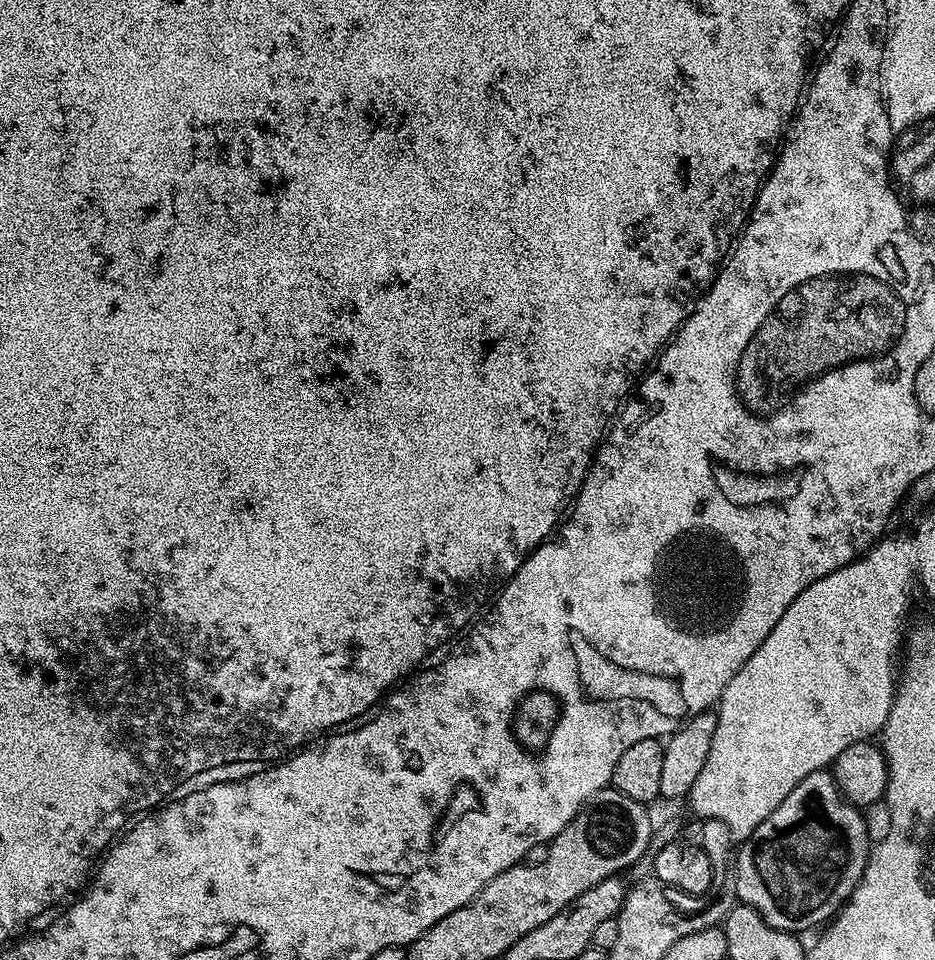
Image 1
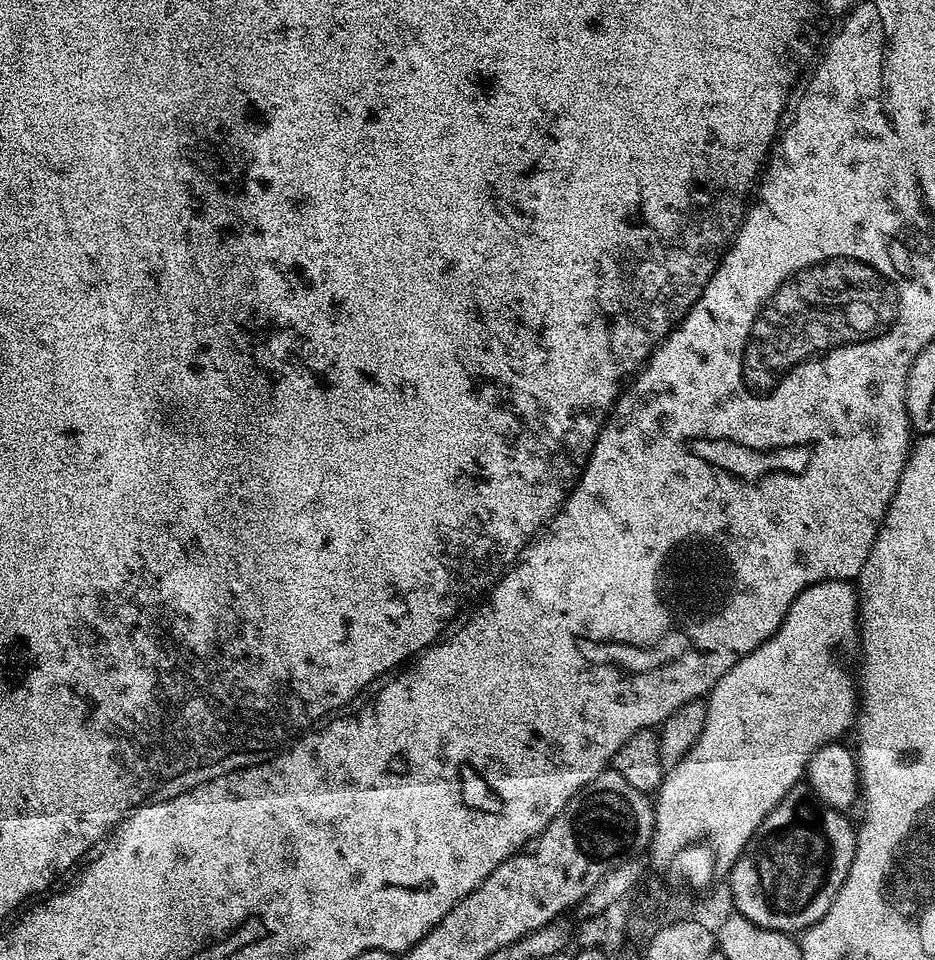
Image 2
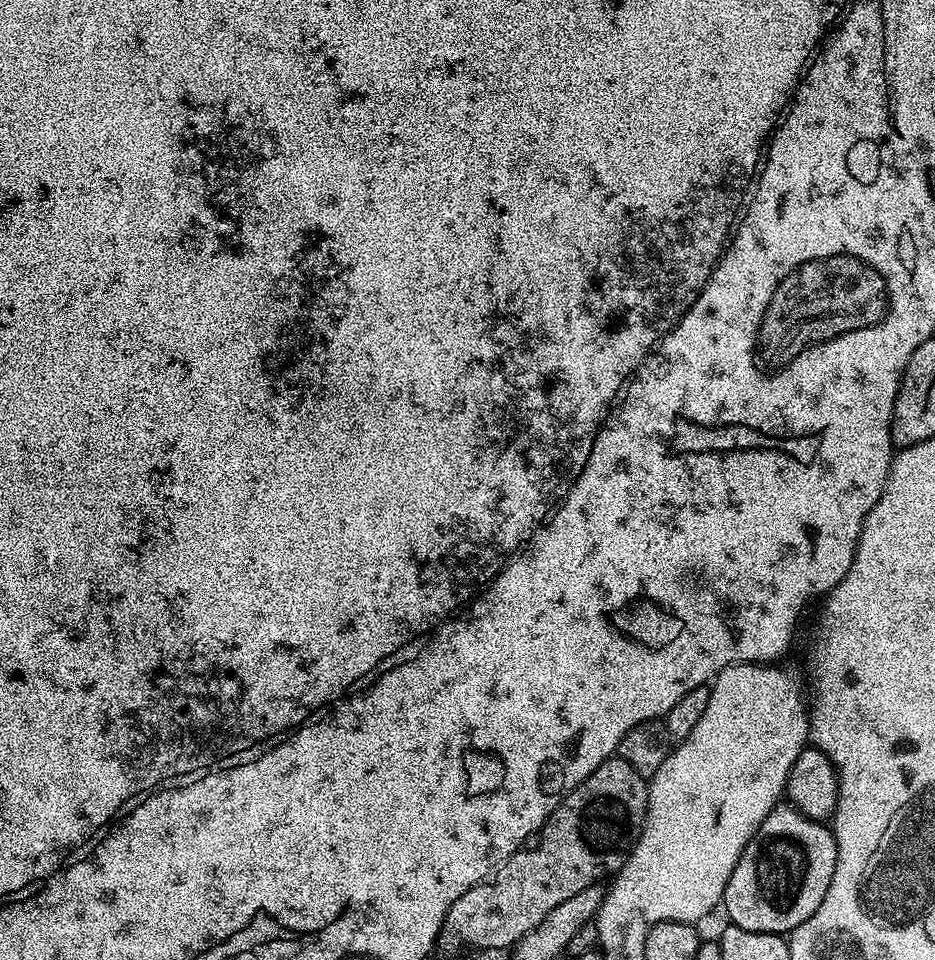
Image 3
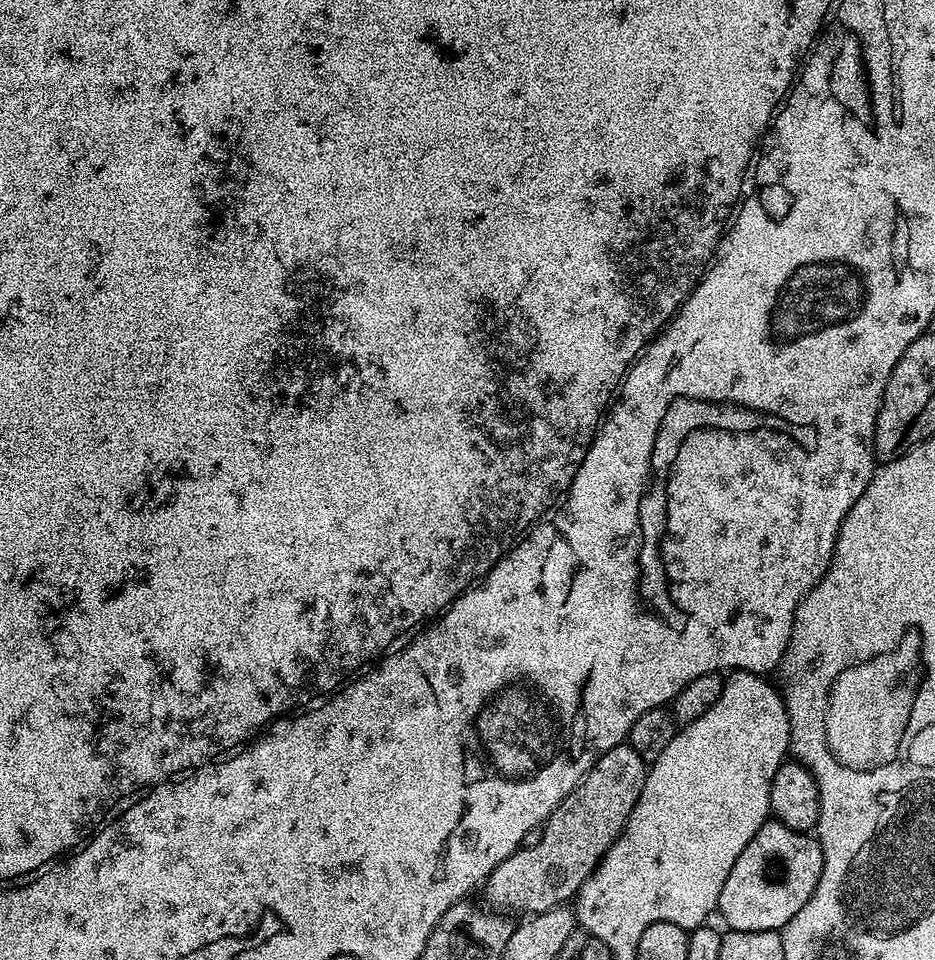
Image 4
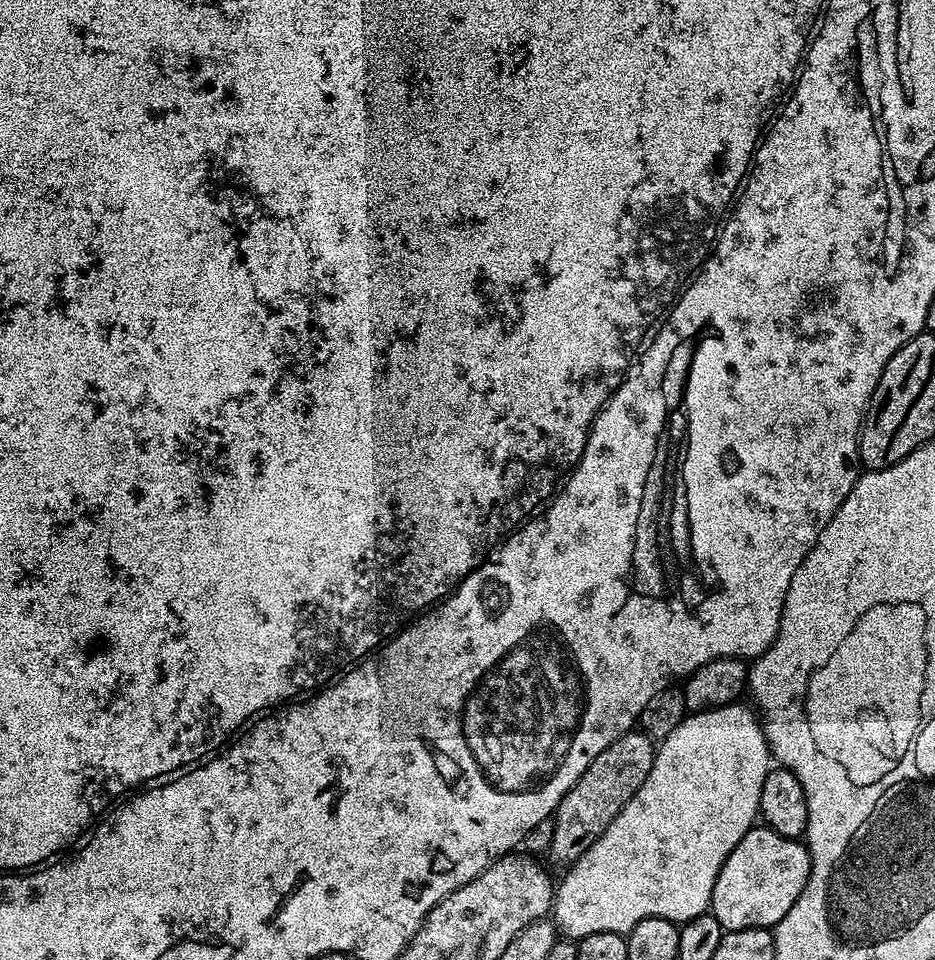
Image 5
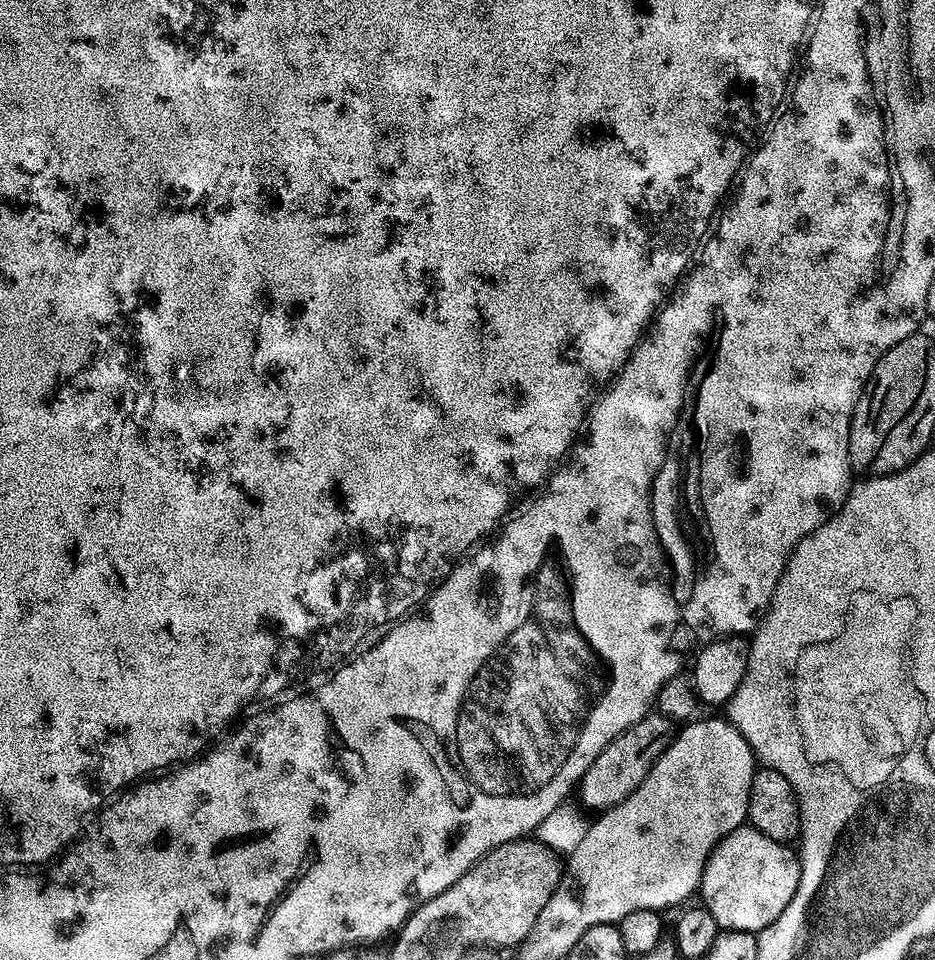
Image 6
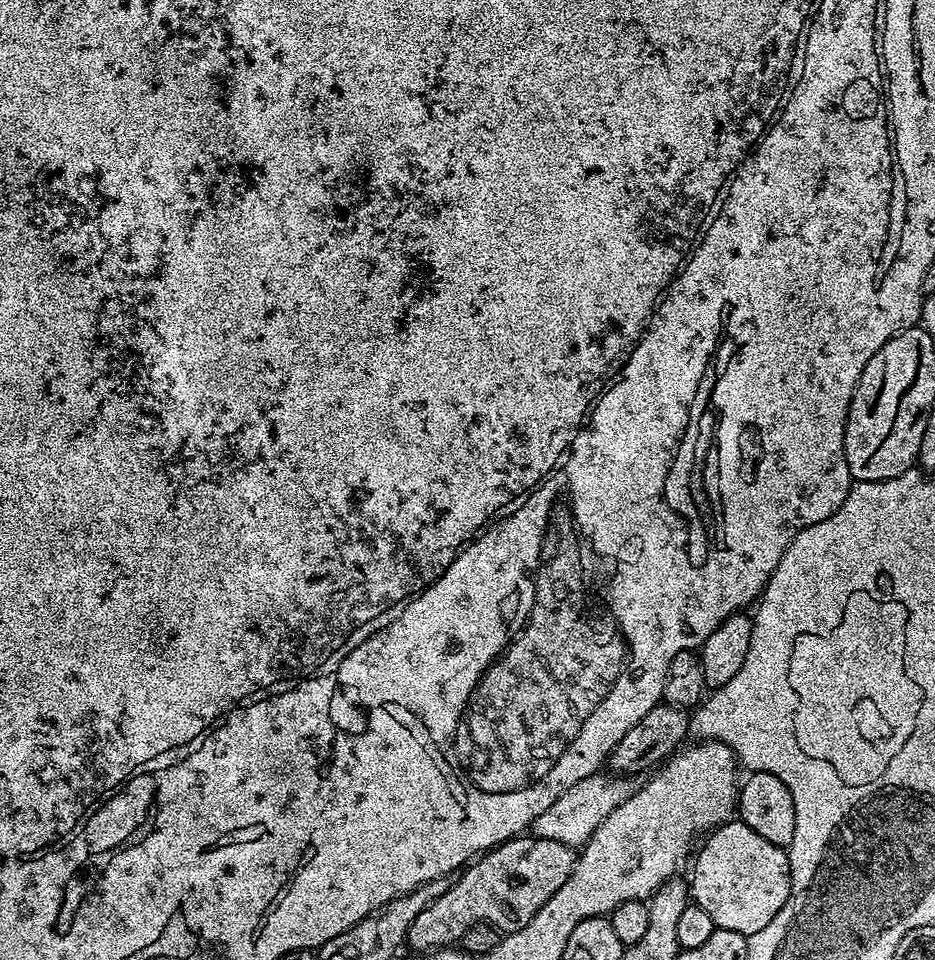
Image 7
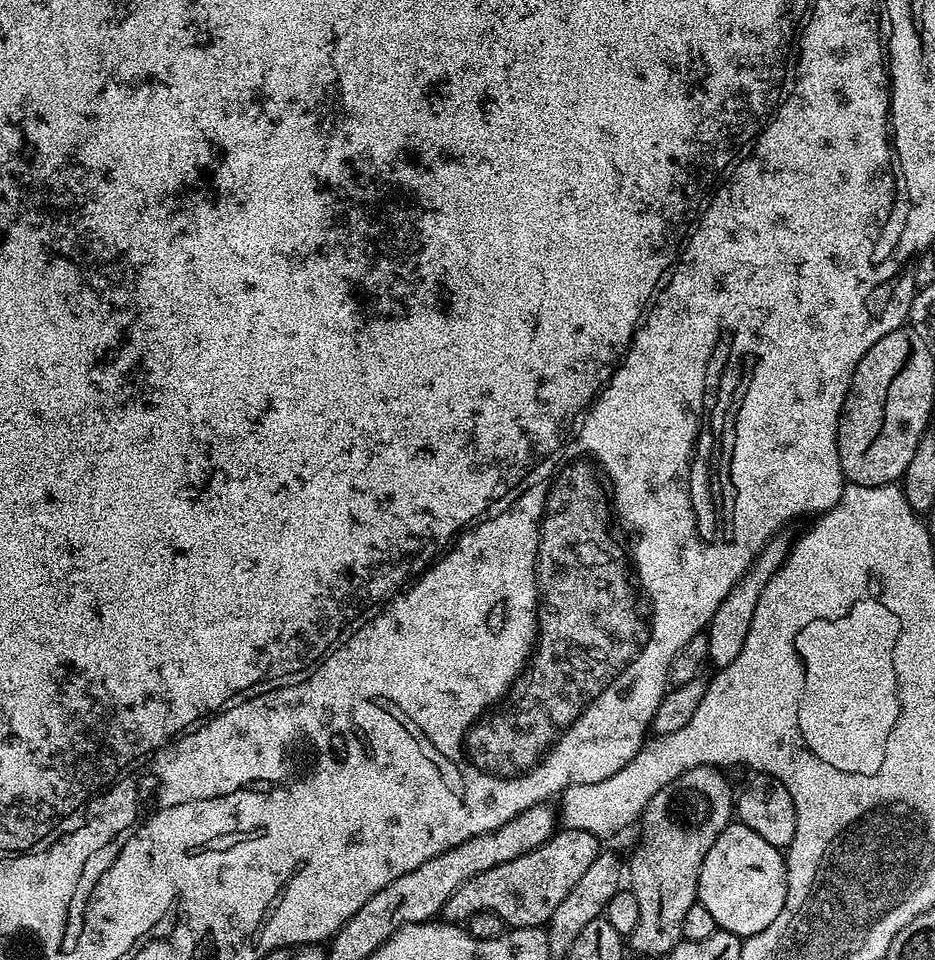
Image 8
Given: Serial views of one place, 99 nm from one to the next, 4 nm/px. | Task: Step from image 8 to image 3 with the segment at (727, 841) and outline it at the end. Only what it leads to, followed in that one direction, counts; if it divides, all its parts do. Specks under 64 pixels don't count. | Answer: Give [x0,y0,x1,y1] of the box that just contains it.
[723,802,838,933]

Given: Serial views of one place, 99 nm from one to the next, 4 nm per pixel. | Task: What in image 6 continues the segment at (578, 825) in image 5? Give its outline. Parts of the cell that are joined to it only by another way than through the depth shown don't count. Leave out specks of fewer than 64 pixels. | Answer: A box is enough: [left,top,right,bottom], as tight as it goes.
[579,714,673,810]

